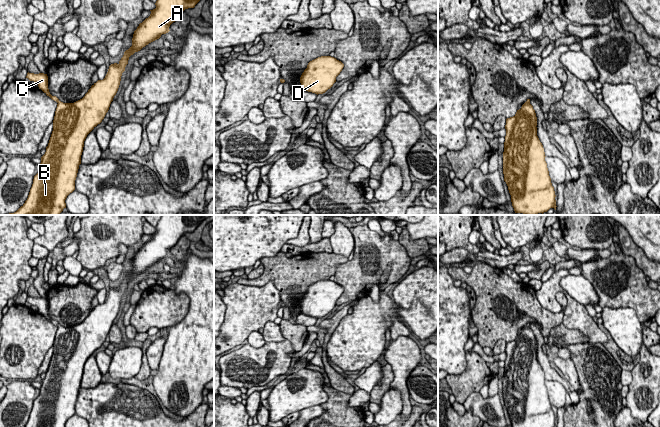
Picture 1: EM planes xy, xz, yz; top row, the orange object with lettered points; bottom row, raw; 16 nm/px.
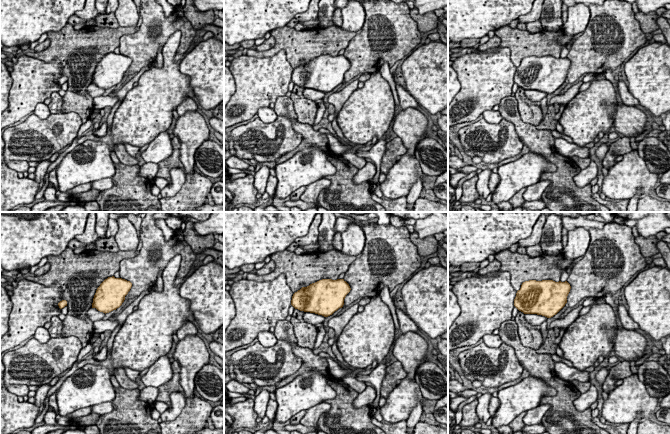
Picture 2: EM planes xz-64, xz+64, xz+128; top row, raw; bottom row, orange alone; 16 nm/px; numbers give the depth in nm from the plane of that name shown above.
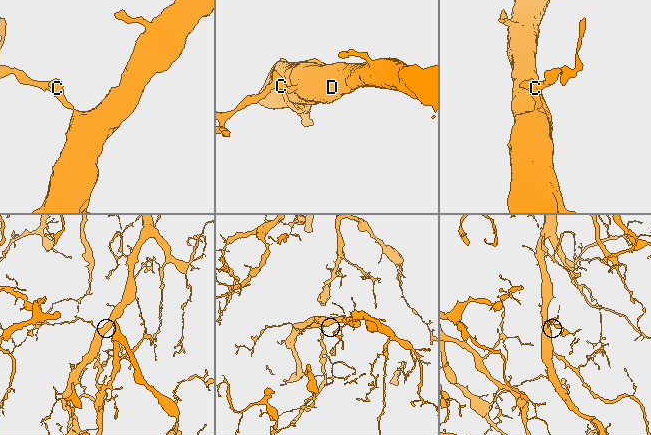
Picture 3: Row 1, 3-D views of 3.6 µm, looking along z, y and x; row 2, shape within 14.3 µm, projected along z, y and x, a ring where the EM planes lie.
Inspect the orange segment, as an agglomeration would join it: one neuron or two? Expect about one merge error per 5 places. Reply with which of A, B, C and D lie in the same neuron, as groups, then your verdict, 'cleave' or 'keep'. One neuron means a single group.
A B C D | keep

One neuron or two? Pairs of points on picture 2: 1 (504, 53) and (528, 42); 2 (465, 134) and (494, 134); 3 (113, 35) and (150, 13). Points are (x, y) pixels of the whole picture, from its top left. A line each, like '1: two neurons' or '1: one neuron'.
1: two neurons
2: one neuron
3: two neurons

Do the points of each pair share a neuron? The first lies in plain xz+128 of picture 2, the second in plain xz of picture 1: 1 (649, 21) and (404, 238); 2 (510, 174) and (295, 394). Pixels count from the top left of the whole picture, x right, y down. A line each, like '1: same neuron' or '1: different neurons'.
1: same neuron
2: same neuron

